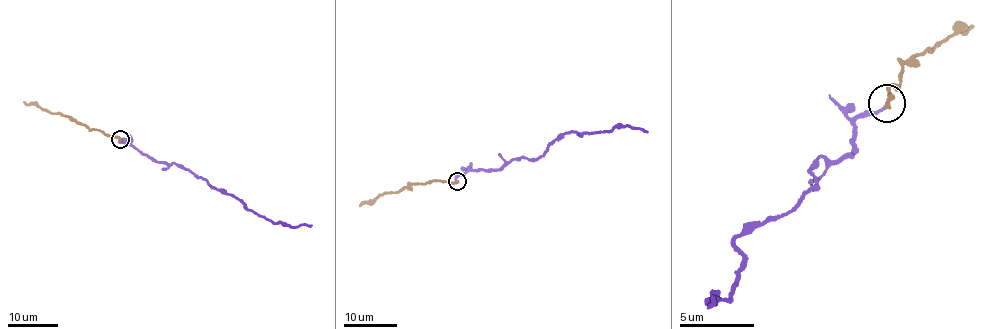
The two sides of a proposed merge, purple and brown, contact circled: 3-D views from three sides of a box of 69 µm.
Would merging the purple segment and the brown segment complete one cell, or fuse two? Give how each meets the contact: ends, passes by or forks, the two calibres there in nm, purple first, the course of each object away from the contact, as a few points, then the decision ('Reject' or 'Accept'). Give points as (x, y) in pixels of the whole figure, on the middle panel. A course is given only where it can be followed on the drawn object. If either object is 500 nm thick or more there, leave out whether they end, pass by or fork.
At the ring purple ends. At the ring brown ends. Thickness 200 nm (purple) against 360 nm. Course of purple: (457, 181), (456, 177), (467, 171), (501, 169), (512, 159), (540, 158), (564, 133), (632, 126), (648, 131). Course of brown: (457, 181), (431, 180), (408, 184), (396, 192), (380, 193), (359, 205). Accept

